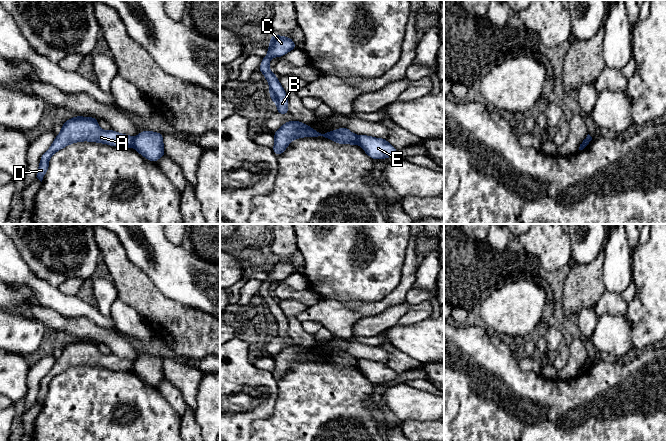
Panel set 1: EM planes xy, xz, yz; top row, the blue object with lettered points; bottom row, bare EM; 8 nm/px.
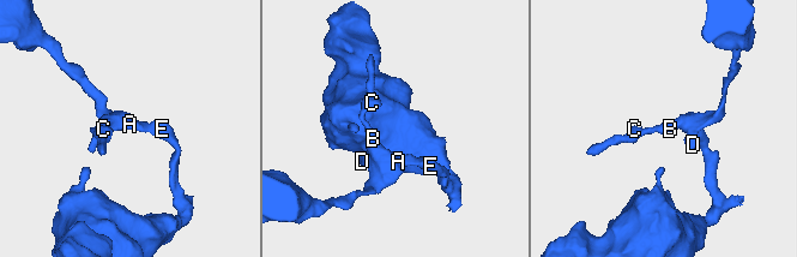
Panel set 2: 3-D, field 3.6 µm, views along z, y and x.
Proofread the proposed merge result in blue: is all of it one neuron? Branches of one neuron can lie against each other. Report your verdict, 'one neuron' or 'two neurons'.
two neurons

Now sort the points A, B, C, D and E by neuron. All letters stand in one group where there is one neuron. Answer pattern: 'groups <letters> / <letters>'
groups A B C D / E

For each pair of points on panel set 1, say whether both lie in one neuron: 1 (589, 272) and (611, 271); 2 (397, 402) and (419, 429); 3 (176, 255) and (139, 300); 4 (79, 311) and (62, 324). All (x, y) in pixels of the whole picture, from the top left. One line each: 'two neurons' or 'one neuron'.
1: two neurons
2: two neurons
3: two neurons
4: two neurons

